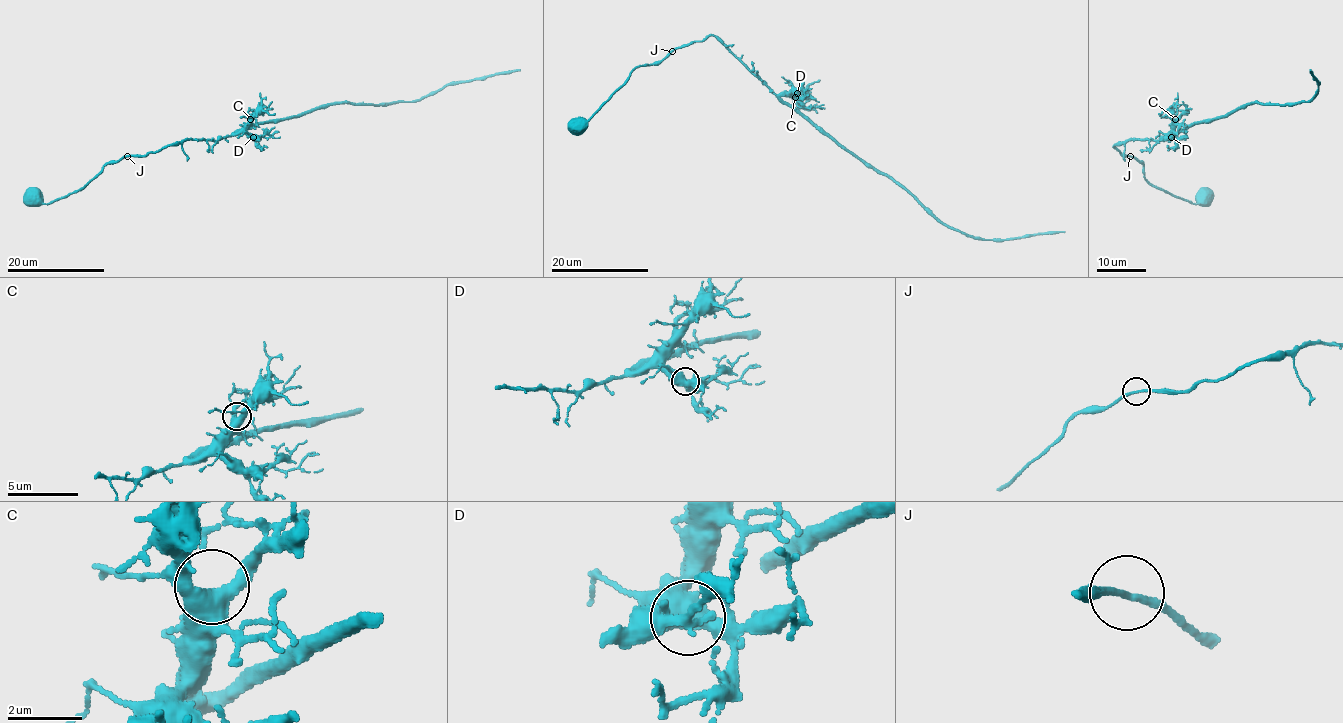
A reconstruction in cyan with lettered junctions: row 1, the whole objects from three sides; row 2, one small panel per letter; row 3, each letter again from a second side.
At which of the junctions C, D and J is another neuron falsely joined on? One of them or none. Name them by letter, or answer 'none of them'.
none of them

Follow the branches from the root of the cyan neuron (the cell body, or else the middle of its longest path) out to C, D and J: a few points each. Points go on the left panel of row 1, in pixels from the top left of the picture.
C: (34, 197), (51, 203), (84, 187), (107, 164), (187, 139), (217, 141), (235, 134), (250, 119)
D: (34, 197), (44, 204), (67, 197), (128, 155), (187, 139), (253, 137)
J: (34, 197), (44, 204), (67, 197), (84, 187), (105, 165), (127, 155)

